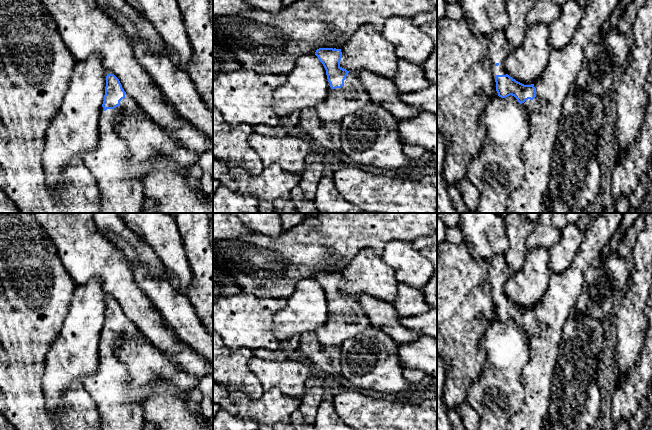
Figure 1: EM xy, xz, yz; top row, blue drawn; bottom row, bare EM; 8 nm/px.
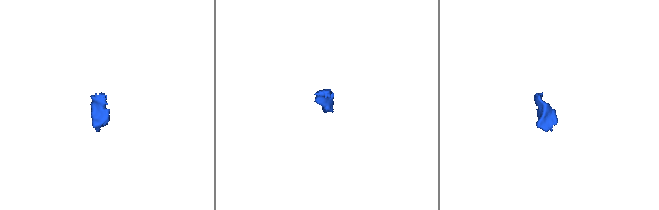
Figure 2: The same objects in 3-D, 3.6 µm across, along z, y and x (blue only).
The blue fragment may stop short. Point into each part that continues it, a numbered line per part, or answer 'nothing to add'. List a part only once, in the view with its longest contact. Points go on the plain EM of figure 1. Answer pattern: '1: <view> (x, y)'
1: xy (118, 410)
2: yz (498, 272)

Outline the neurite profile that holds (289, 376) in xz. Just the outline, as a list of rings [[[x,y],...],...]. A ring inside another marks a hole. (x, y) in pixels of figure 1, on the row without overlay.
[[[252,357],[248,362],[249,370],[259,379],[264,391],[279,389],[286,397],[301,398],[305,383],[314,373],[305,360],[283,361],[264,360]]]

